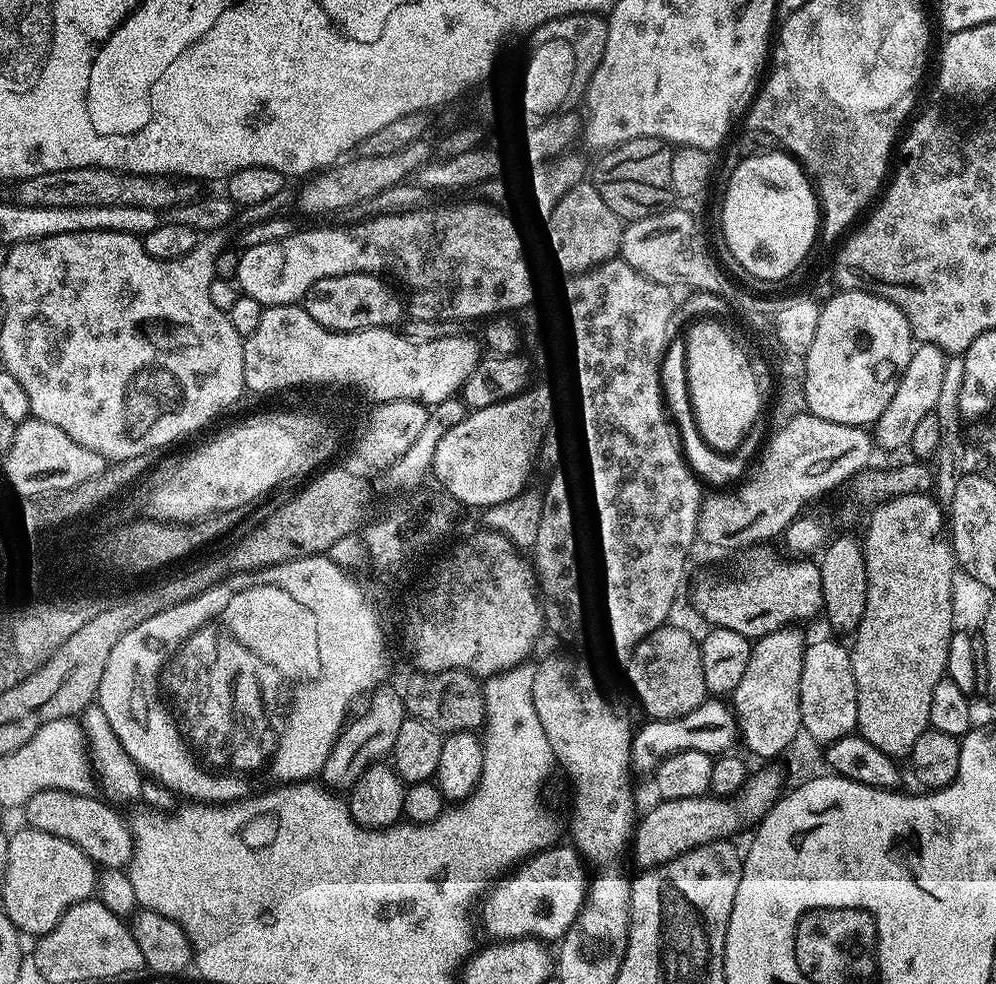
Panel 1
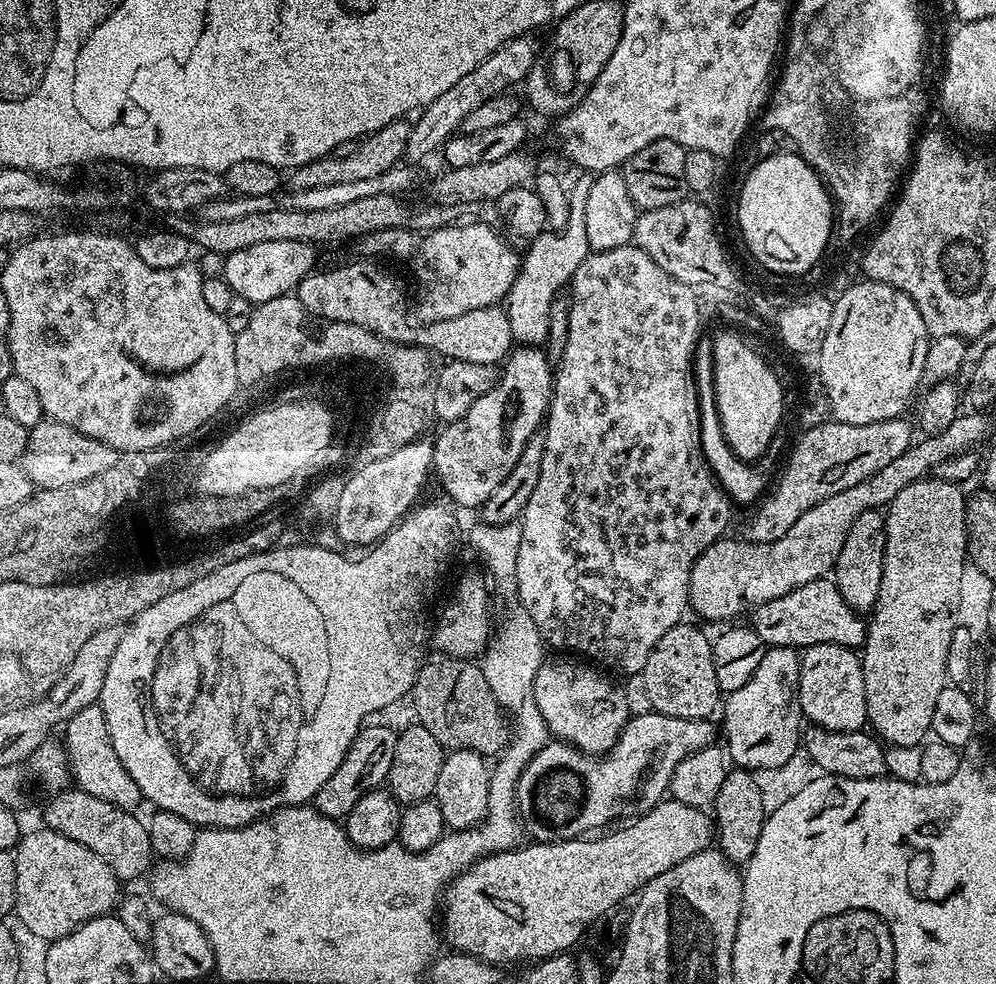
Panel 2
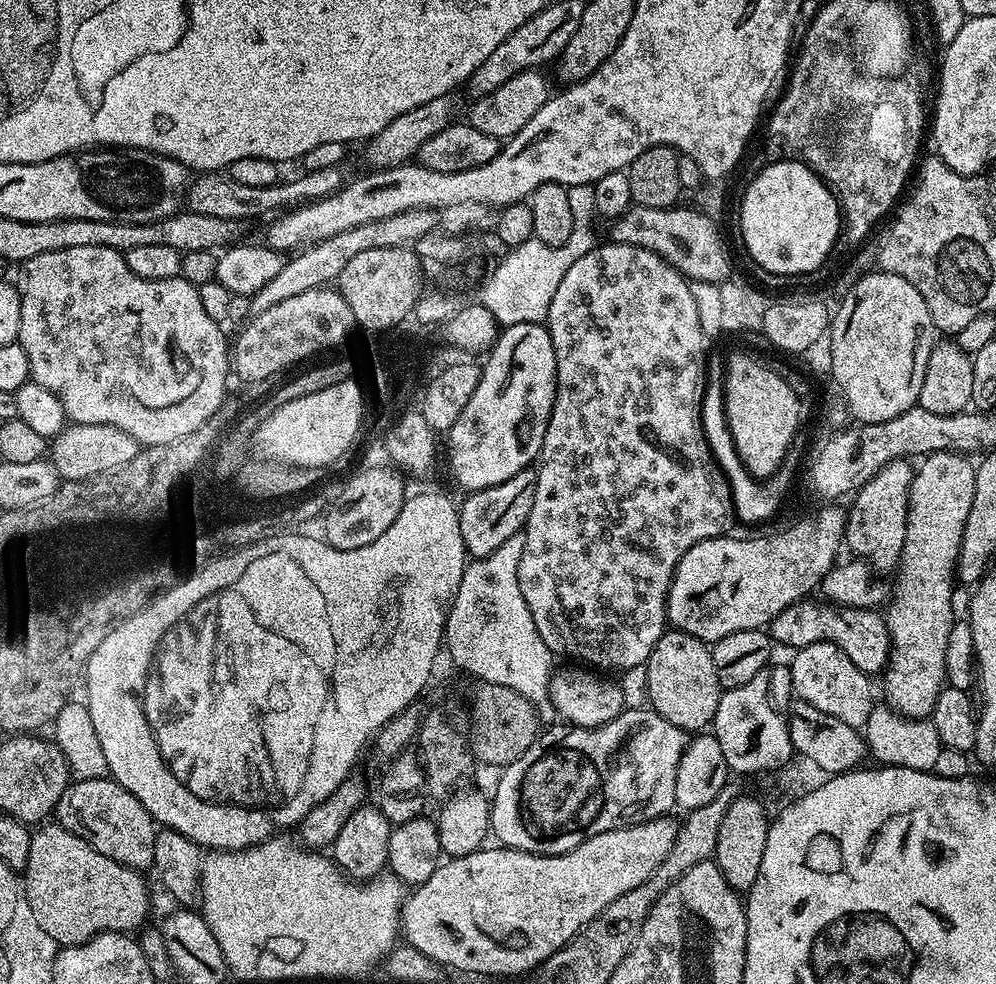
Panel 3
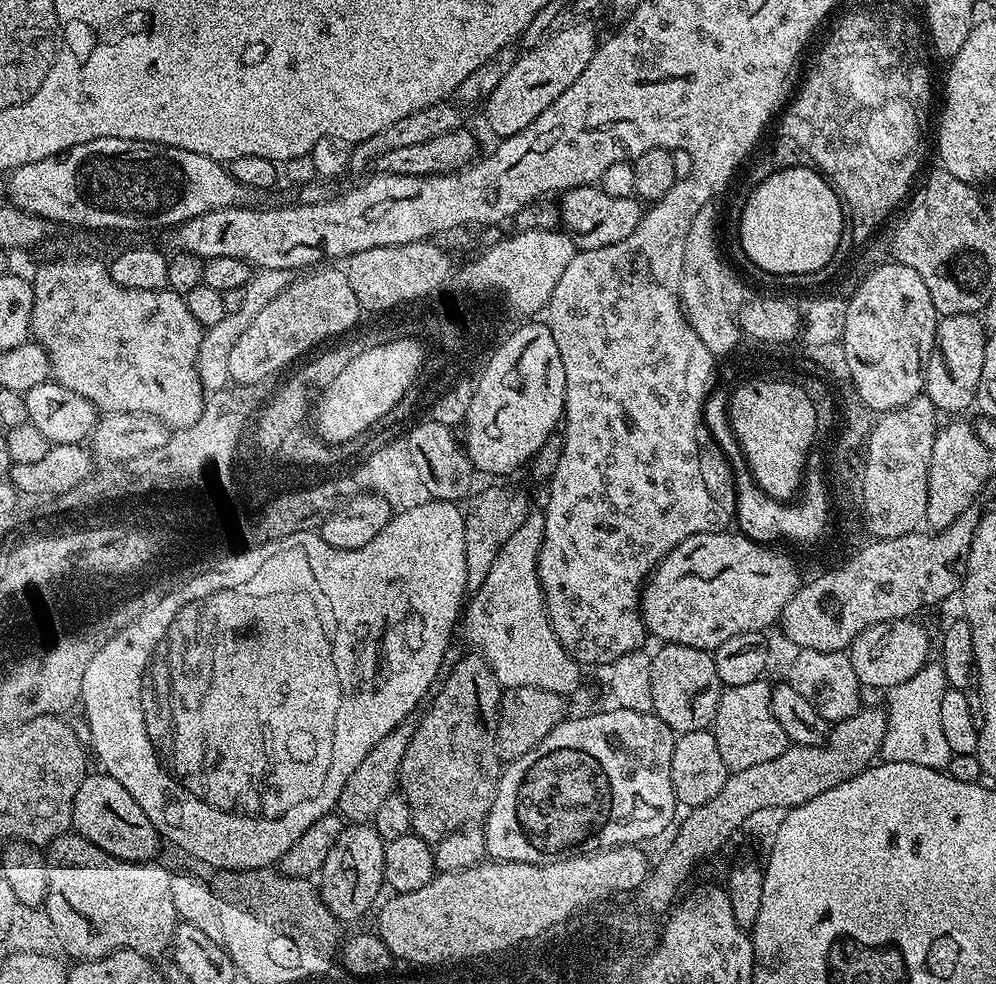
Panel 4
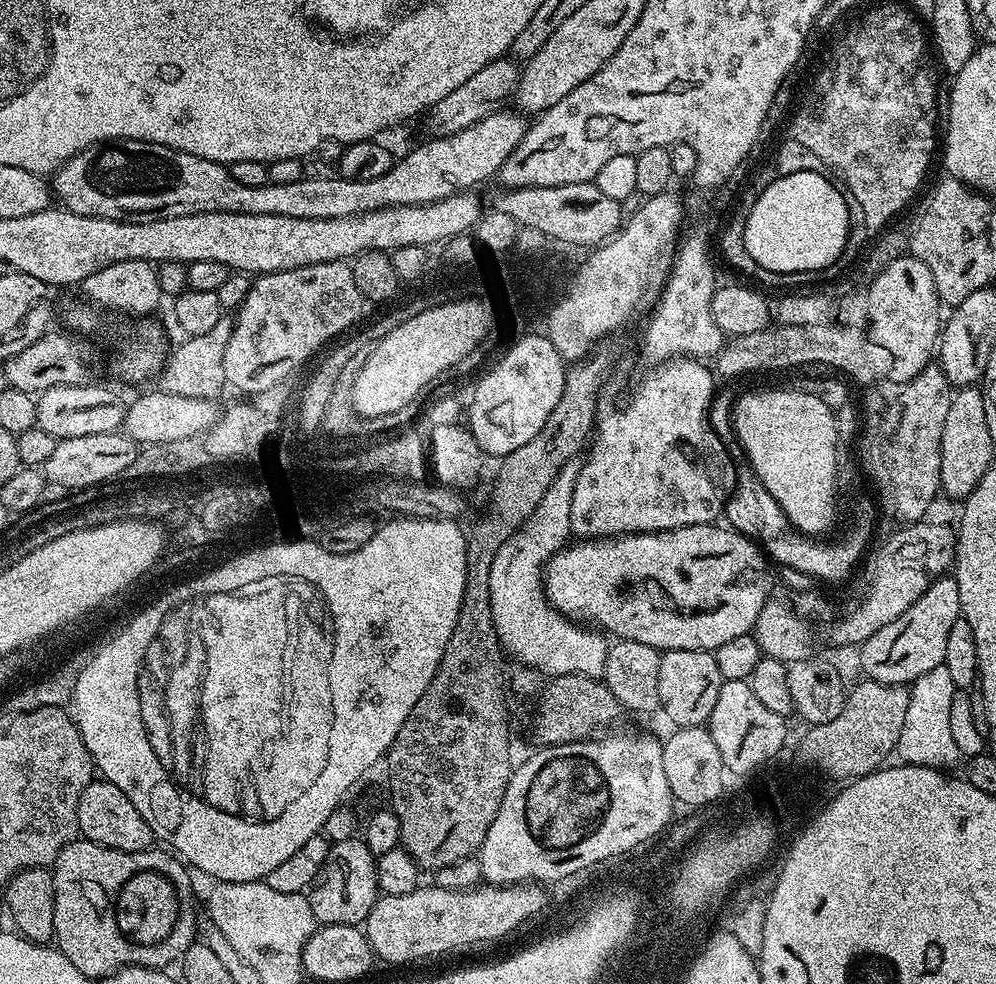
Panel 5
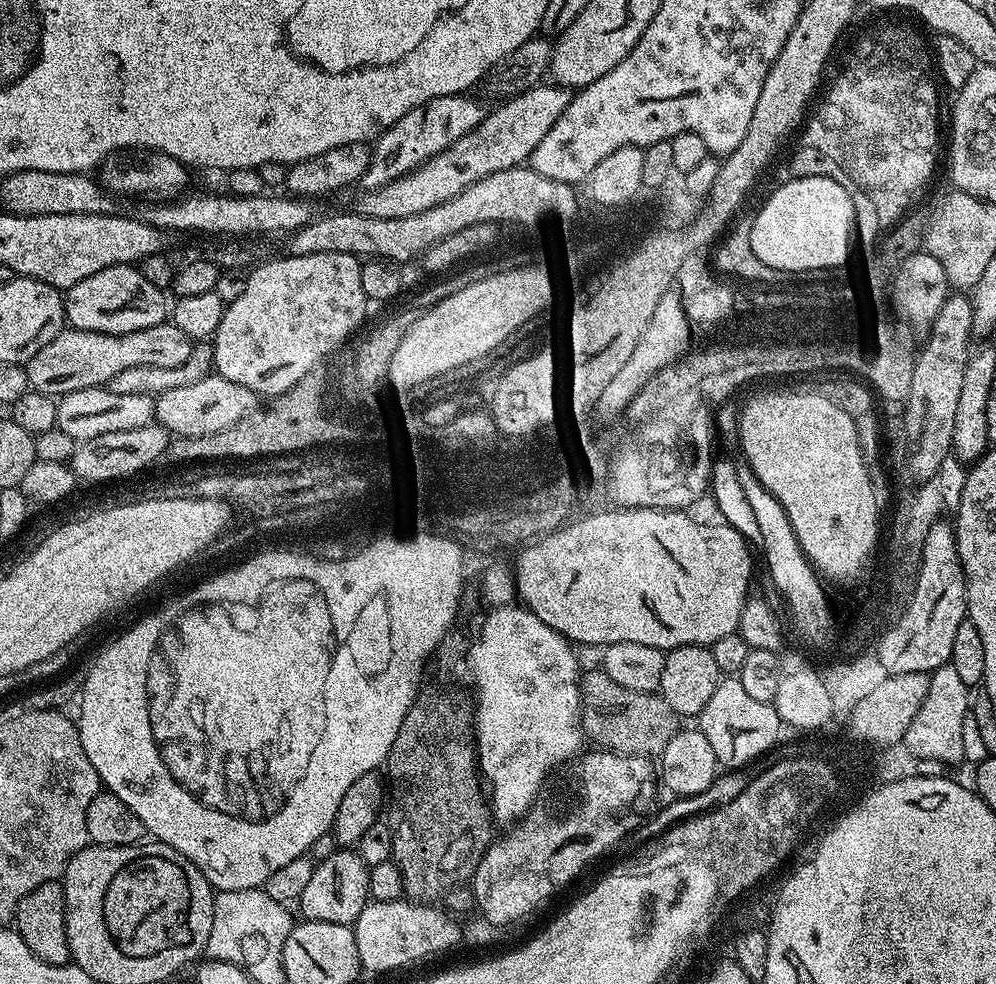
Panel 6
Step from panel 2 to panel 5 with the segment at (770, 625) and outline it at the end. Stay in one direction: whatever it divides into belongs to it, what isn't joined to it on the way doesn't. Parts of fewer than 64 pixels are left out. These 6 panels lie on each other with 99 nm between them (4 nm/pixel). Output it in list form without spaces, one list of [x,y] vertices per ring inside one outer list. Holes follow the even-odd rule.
[[[945,574],[932,582],[927,590],[894,622],[882,626],[864,643],[860,649],[863,675],[880,684],[911,685],[912,681],[922,678],[926,670],[944,663],[946,658],[946,641],[954,622],[962,618],[958,582],[955,575]]]

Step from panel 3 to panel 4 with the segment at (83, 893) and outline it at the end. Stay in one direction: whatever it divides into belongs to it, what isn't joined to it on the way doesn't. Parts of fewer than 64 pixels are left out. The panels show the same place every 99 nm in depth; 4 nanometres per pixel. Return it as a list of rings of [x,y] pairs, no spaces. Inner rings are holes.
[[[65,834],[54,838],[52,843],[46,848],[46,861],[48,868],[48,893],[43,902],[43,909],[47,912],[50,922],[54,926],[54,934],[58,934],[60,939],[60,947],[66,953],[69,952],[73,957],[73,961],[79,962],[82,960],[97,960],[111,952],[117,952],[119,948],[129,948],[138,954],[147,956],[149,958],[157,958],[169,951],[172,947],[172,935],[178,923],[178,917],[175,912],[173,895],[170,894],[170,884],[172,882],[173,873],[167,872],[166,869],[160,865],[160,862],[145,862],[143,864],[135,864],[129,860],[119,860],[110,854],[106,854],[106,850],[98,850],[98,846],[94,846],[94,842],[90,842],[86,838],[77,836],[75,834]]]

